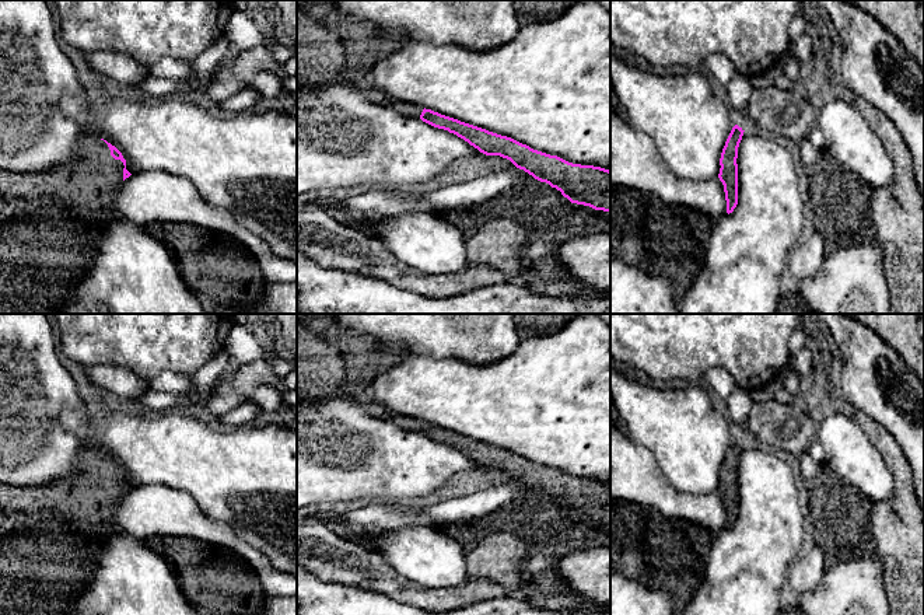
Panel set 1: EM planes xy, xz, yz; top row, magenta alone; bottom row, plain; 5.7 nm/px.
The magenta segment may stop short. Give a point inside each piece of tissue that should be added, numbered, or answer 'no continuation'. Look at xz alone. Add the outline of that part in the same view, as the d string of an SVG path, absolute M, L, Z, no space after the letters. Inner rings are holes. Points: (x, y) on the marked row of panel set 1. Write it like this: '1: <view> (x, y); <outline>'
1: xz (370, 91); M365 77L356 78L356 84L363 90L364 95L368 101L375 102L378 105L384 105L392 109L396 109L399 113L410 118L420 119L420 115L423 112L423 106L406 104L403 101L398 101L389 95L386 95L384 91L377 90Z

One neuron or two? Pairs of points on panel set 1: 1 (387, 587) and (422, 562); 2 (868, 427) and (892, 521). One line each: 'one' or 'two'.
1: two
2: one

